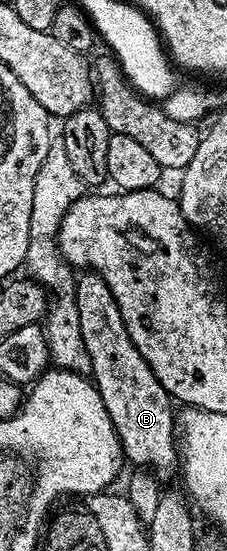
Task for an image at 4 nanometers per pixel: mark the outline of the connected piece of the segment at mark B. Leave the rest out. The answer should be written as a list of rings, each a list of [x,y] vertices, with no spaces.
[[[85,271],[77,281],[75,303],[79,307],[79,327],[83,330],[83,343],[87,347],[87,355],[91,359],[91,380],[97,386],[103,399],[103,407],[111,415],[111,423],[119,435],[121,452],[126,462],[134,461],[137,467],[144,467],[157,474],[157,480],[168,483],[179,473],[179,445],[175,440],[175,402],[169,392],[155,379],[155,371],[139,355],[139,347],[131,343],[131,335],[125,326],[123,315],[119,311],[119,303],[115,303],[115,295],[110,291],[105,279],[98,273]]]

